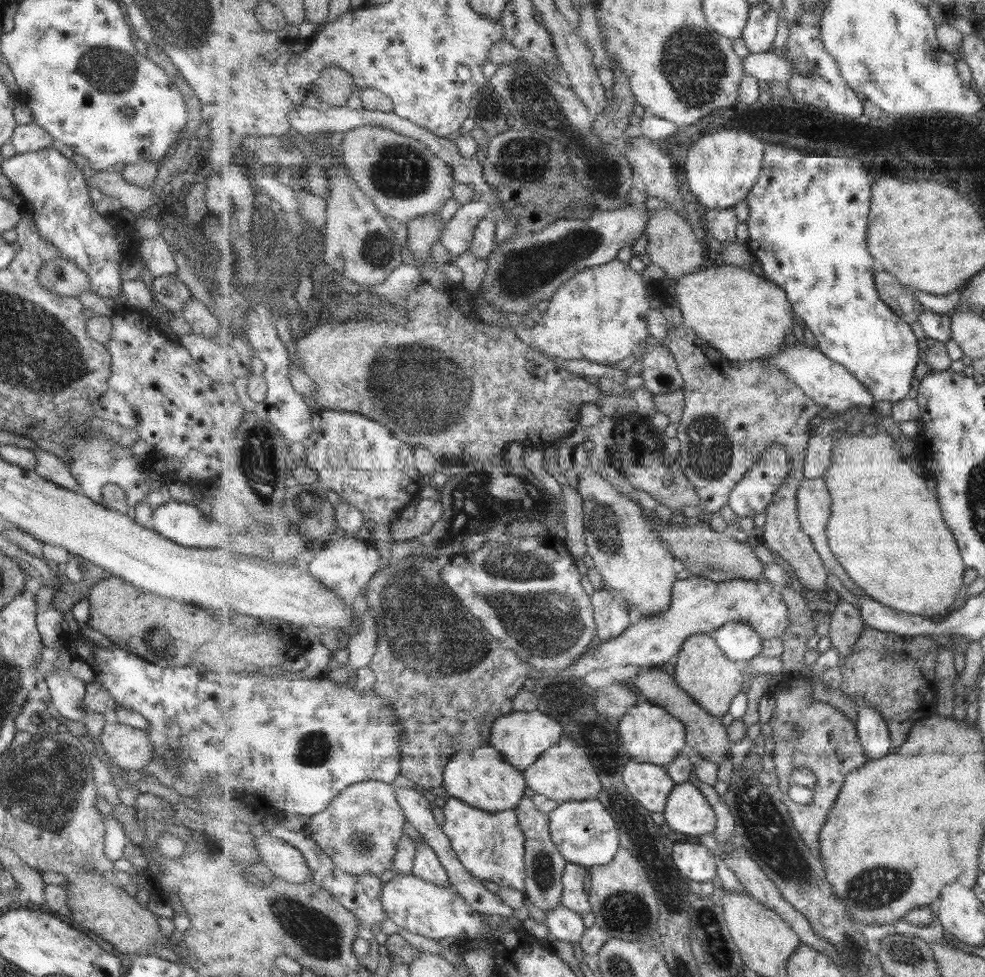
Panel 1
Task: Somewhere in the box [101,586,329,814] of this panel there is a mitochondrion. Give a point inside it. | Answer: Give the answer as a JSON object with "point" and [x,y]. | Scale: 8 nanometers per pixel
{"point":[152,638]}

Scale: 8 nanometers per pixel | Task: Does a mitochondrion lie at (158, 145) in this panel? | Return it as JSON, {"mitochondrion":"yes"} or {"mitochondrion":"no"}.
{"mitochondrion":"no"}

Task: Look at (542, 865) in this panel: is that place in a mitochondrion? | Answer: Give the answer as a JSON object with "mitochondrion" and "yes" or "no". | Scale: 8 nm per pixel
{"mitochondrion":"yes"}

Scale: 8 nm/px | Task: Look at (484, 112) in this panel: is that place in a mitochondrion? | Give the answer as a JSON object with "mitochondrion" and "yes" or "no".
{"mitochondrion":"no"}

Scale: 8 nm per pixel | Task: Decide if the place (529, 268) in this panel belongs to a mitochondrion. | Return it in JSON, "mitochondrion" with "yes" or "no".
{"mitochondrion":"yes"}

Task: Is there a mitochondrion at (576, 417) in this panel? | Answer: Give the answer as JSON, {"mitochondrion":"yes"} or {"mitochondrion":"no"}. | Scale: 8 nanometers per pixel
{"mitochondrion":"no"}

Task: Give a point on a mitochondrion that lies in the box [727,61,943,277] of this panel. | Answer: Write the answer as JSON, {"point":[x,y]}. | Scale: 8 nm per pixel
{"point":[810,75]}

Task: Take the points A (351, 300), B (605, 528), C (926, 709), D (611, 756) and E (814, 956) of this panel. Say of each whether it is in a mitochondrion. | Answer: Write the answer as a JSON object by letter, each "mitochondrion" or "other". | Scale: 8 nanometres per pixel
{"A":"other","B":"mitochondrion","C":"other","D":"other","E":"other"}

